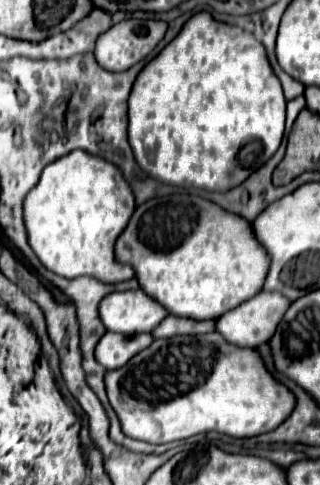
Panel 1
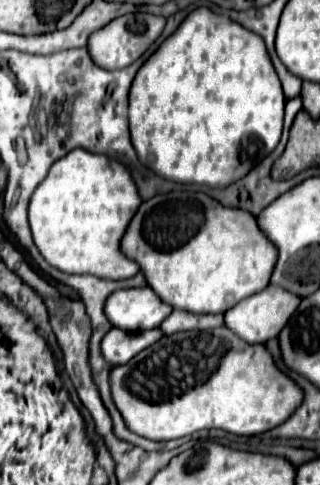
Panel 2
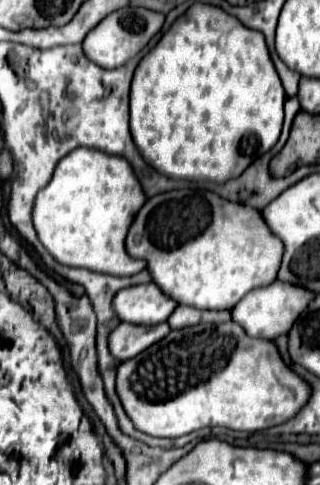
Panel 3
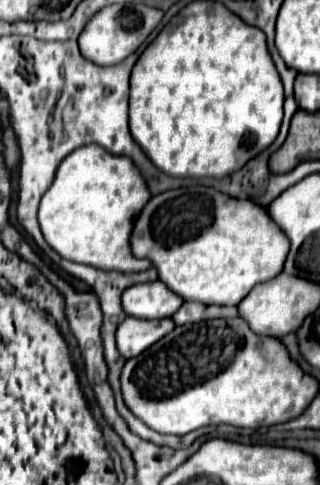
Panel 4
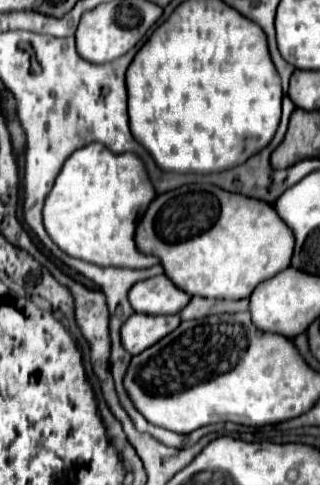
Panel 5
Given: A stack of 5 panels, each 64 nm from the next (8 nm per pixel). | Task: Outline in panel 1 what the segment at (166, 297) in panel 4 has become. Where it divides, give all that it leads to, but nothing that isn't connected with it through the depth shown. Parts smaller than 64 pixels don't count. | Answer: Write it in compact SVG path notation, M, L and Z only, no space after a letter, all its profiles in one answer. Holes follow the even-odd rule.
M128 290L102 298L98 316L108 332L136 336L152 332L152 328L156 328L168 312L164 312L164 308L160 308L154 300L148 300L142 290Z

